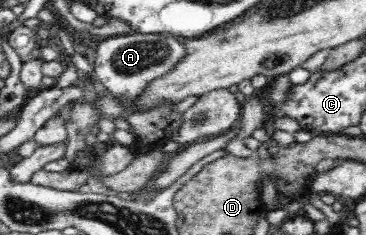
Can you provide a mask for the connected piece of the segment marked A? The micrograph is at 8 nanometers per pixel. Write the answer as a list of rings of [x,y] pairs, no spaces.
[[[140,34],[111,36],[99,43],[96,58],[92,64],[97,80],[104,84],[116,97],[124,97],[131,101],[137,97],[153,78],[168,72],[182,56],[185,47],[175,37],[168,34]]]

